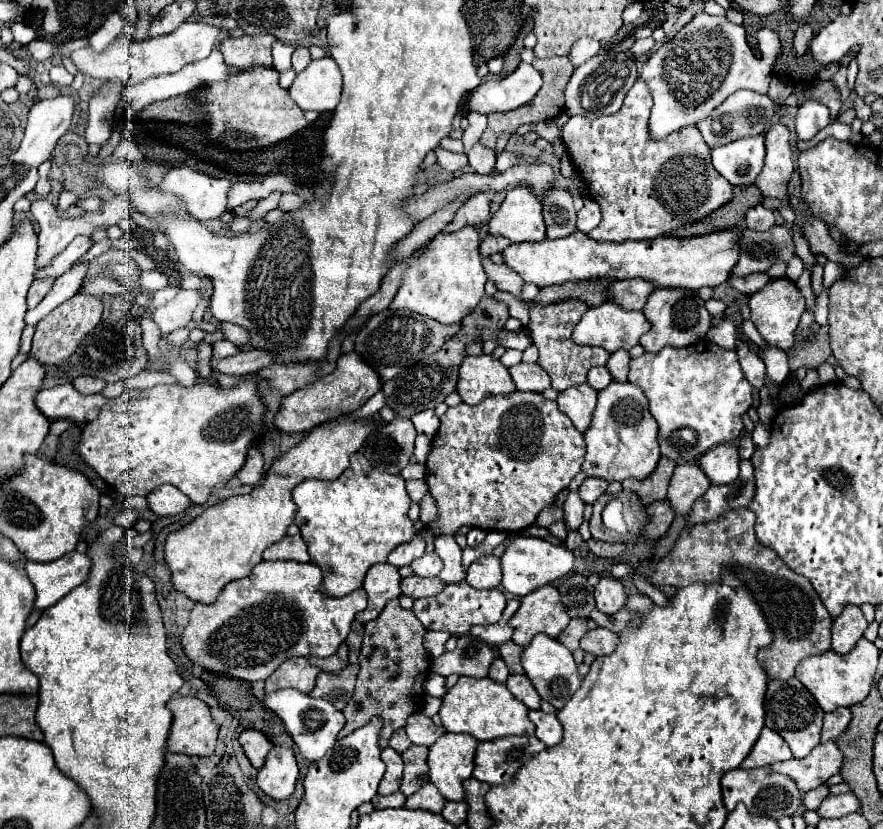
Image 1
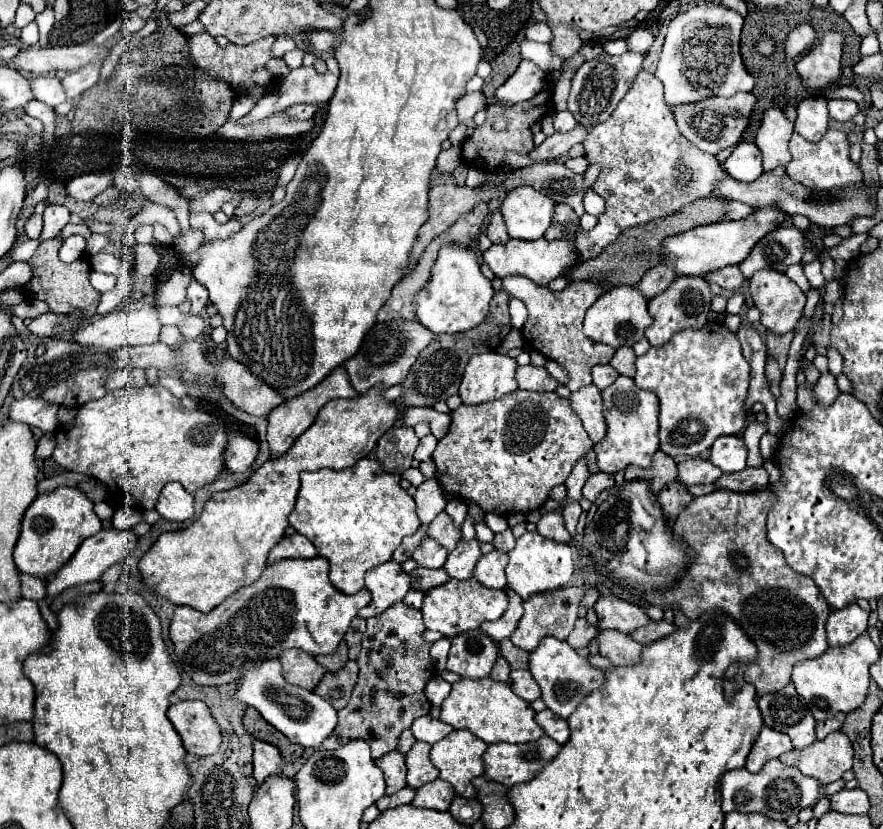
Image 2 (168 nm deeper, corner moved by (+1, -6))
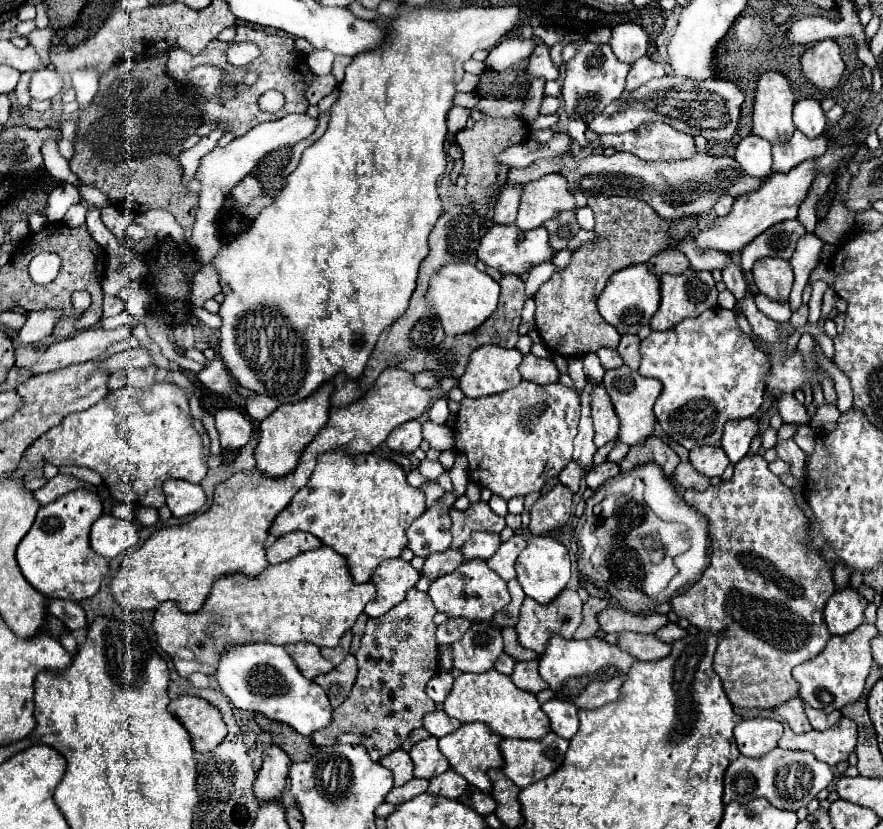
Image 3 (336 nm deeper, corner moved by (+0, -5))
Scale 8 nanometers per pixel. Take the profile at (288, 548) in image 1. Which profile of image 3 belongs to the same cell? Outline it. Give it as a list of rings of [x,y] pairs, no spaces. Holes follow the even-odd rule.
[[[292,531],[284,537],[278,537],[274,541],[274,545],[268,547],[266,559],[268,559],[268,563],[282,563],[282,561],[288,561],[290,557],[296,557],[298,553],[318,549],[320,545],[322,545],[322,541],[318,537],[314,537],[312,533]]]

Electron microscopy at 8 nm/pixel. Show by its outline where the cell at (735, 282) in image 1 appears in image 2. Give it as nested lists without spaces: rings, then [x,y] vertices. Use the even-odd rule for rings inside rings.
[[[727,266],[727,270],[717,270],[715,274],[711,274],[711,278],[707,278],[707,282],[715,282],[723,290],[737,290],[745,282],[745,278],[739,272],[739,266]]]

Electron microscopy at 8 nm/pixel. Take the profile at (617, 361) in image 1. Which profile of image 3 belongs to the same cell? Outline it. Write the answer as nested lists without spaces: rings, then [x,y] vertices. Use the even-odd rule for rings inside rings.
[[[628,333],[622,335],[620,345],[618,345],[618,351],[620,351],[624,363],[632,371],[636,371],[638,365],[640,365],[640,339],[638,339],[638,335],[628,335]]]

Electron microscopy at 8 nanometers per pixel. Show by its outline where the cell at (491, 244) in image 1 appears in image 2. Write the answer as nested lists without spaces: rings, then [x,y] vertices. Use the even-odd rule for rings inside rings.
[[[493,212],[491,216],[491,222],[487,226],[487,238],[493,242],[493,244],[505,244],[509,238],[507,238],[507,230],[503,226],[503,216],[497,212]]]

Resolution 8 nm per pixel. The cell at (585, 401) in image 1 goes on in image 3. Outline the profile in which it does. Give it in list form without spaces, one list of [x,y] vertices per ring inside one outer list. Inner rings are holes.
[[[598,385],[598,389],[594,389],[594,401],[592,401],[592,419],[594,419],[594,445],[602,447],[608,441],[616,441],[618,439],[618,431],[620,431],[620,421],[618,415],[614,411],[614,405],[606,393],[606,389],[602,385]]]

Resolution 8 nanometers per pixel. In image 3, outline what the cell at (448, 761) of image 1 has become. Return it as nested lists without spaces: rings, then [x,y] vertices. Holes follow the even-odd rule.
[[[464,723],[454,733],[444,735],[438,745],[440,745],[442,755],[450,761],[450,767],[456,773],[460,773],[464,779],[468,779],[470,785],[476,785],[478,789],[490,791],[492,781],[488,777],[488,771],[504,765],[504,759],[500,753],[500,741],[502,741],[502,737],[498,733],[494,733],[486,723]]]

